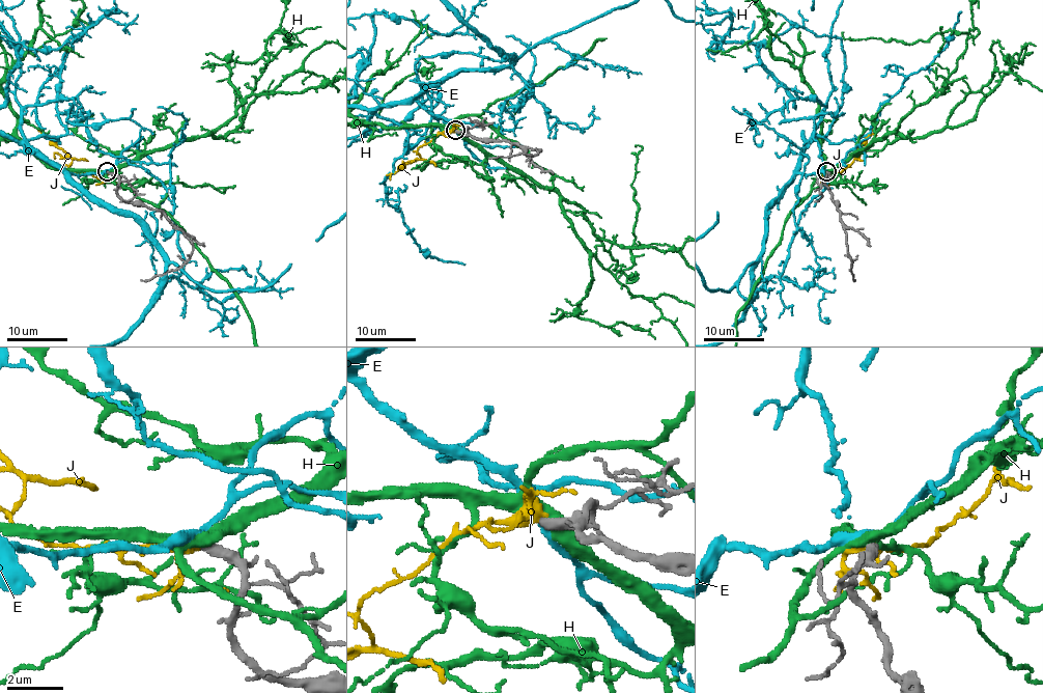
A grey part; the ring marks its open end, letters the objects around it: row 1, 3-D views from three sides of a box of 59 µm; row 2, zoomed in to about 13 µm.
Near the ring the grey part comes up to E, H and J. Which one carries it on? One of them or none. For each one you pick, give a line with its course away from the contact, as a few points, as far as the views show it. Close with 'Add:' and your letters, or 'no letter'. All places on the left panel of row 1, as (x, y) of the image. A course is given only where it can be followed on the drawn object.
Add: E

